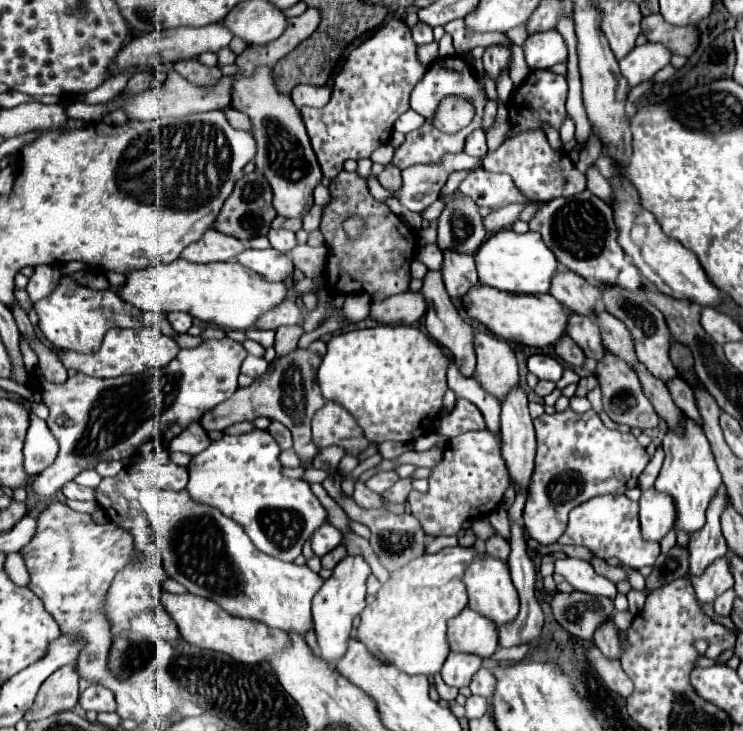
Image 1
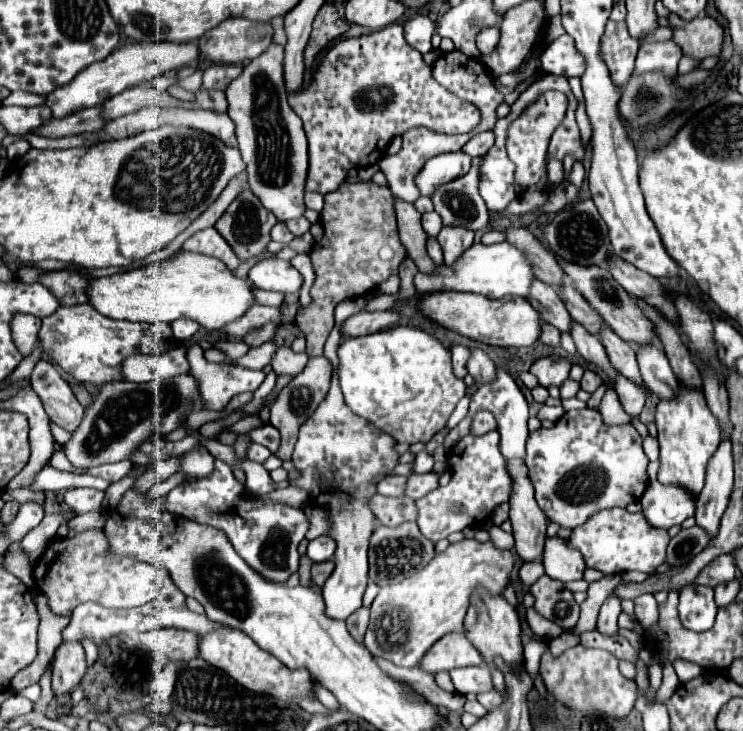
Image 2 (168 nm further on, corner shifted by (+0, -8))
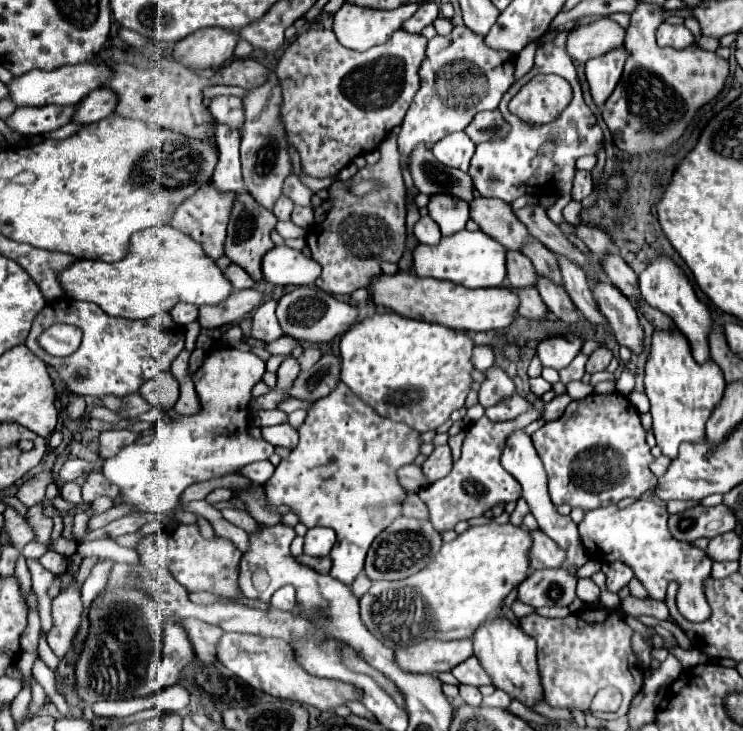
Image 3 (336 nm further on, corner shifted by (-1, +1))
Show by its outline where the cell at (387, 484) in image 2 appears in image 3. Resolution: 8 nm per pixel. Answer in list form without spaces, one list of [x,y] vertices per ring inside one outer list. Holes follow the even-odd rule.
[[[405,464],[397,470],[397,476],[399,476],[399,482],[405,490],[409,492],[419,492],[421,488],[425,488],[429,484],[427,476],[423,476],[423,470],[421,466],[417,464]]]

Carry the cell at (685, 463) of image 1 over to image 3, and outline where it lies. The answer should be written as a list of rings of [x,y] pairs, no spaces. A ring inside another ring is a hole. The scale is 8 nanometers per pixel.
[[[655,328],[651,334],[651,350],[645,362],[643,382],[651,404],[657,446],[661,446],[663,454],[673,460],[677,458],[681,442],[699,442],[703,438],[705,422],[725,390],[723,372],[713,360],[707,360],[707,364],[695,364],[691,346],[677,328],[675,332],[659,332],[659,328]]]

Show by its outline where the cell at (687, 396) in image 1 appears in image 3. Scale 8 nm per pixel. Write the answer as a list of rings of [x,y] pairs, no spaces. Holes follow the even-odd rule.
[[[603,278],[593,282],[593,296],[599,312],[603,312],[611,330],[615,332],[617,342],[639,354],[643,348],[643,326],[633,310],[631,300],[627,300],[623,292],[619,294],[619,288],[611,286]]]

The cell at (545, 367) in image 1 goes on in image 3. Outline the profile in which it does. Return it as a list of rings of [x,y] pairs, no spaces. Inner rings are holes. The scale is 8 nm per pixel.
[[[551,336],[539,342],[537,346],[537,356],[541,358],[543,366],[561,370],[565,366],[569,366],[569,362],[581,352],[583,346],[583,338],[581,336]]]

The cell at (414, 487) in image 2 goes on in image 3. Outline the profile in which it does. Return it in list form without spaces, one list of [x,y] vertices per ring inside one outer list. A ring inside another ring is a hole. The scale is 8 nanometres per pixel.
[[[437,446],[433,450],[433,454],[423,462],[423,472],[427,474],[427,478],[431,482],[447,476],[453,468],[453,458],[451,458],[451,448],[445,446]]]

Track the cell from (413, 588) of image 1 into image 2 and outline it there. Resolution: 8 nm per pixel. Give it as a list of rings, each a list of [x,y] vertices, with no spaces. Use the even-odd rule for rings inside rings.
[[[462,539],[460,543],[448,545],[446,551],[438,553],[424,569],[414,573],[414,577],[406,577],[404,581],[396,585],[382,587],[376,595],[372,607],[370,607],[370,625],[364,637],[364,645],[370,649],[374,657],[382,657],[392,661],[398,667],[420,667],[422,657],[428,653],[428,649],[446,633],[464,632],[464,615],[470,605],[470,595],[474,587],[484,585],[492,595],[498,595],[504,591],[508,583],[508,575],[512,571],[514,557],[510,551],[496,549],[490,541],[478,543],[476,539]]]

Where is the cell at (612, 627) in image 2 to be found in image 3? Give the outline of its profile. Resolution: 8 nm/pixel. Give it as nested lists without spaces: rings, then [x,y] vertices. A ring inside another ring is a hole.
[[[605,564],[603,566],[603,572],[607,576],[607,588],[611,592],[619,592],[623,586],[629,584],[629,580],[633,578],[633,572],[631,568],[627,568],[627,564]]]

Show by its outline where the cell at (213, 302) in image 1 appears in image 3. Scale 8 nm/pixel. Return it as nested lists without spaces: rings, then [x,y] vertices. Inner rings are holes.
[[[167,224],[137,232],[131,238],[129,252],[123,260],[113,264],[107,264],[103,260],[75,260],[73,264],[67,266],[67,270],[59,272],[57,280],[69,298],[93,302],[99,308],[103,308],[107,316],[121,316],[127,320],[145,320],[155,314],[169,312],[177,302],[189,302],[195,306],[221,304],[233,292],[233,286],[225,278],[223,270],[215,264],[215,260],[203,254],[203,248],[195,240],[191,240],[189,236]]]

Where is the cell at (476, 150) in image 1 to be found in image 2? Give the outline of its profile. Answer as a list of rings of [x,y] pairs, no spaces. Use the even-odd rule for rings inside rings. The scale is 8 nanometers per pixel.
[[[484,131],[484,133],[474,135],[474,137],[462,147],[462,151],[468,153],[470,157],[476,157],[476,155],[486,155],[492,145],[494,145],[494,133],[492,133],[492,131]]]

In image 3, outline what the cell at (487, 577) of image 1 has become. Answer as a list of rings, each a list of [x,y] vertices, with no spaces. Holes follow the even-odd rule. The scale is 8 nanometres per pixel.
[[[489,618],[475,630],[473,650],[483,670],[491,674],[491,682],[497,690],[507,692],[511,698],[519,700],[527,708],[533,708],[543,698],[543,686],[539,680],[539,668],[537,668],[535,640],[527,636],[519,626],[511,624],[507,618]]]

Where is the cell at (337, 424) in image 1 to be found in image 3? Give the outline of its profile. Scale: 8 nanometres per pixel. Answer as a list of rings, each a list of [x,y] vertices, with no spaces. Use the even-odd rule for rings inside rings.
[[[339,384],[327,398],[321,398],[307,412],[305,422],[299,428],[299,444],[289,452],[287,458],[279,462],[273,476],[263,484],[267,502],[271,506],[287,504],[297,516],[299,522],[307,528],[327,526],[337,532],[337,544],[331,550],[331,576],[343,584],[351,584],[359,572],[363,572],[365,554],[383,528],[387,528],[397,516],[401,516],[403,496],[407,490],[395,478],[397,468],[405,462],[411,464],[421,452],[421,434],[409,428],[407,424],[393,422],[379,416],[371,406],[363,404],[345,384]]]

